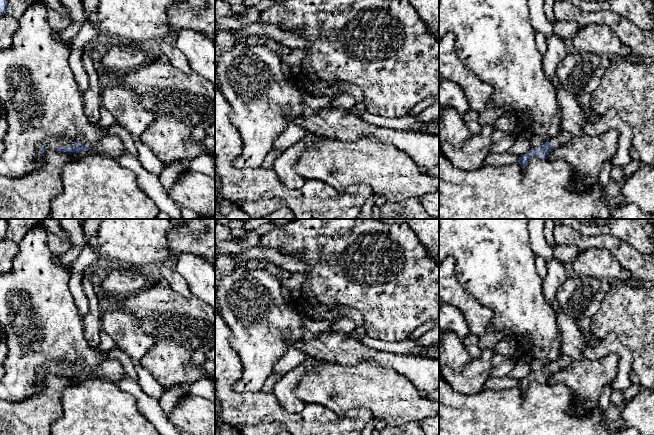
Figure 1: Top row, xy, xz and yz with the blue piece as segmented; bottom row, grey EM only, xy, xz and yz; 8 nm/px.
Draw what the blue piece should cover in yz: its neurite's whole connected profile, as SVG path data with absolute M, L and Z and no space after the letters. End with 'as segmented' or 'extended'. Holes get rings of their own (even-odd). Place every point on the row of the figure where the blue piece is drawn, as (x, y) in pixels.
M565 131L544 142L539 147L532 148L529 152L517 159L521 168L525 169L531 157L536 156L539 159L546 159L548 155L556 148L563 146L572 139L572 136Z; extended

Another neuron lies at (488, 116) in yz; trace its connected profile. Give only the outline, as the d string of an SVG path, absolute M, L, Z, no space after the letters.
M492 101L486 106L484 110L478 113L477 120L481 127L493 125L495 121L508 111L508 106L497 106Z

